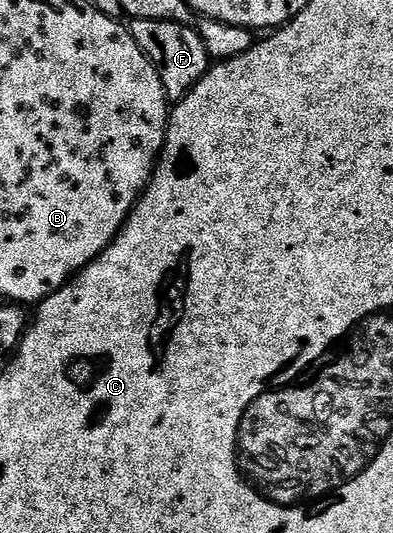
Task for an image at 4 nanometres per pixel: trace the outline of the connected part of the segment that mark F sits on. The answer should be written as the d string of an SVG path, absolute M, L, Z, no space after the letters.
M146 19L132 21L130 28L138 47L148 56L150 63L158 71L169 102L180 101L208 73L210 68L208 48L192 25Z

